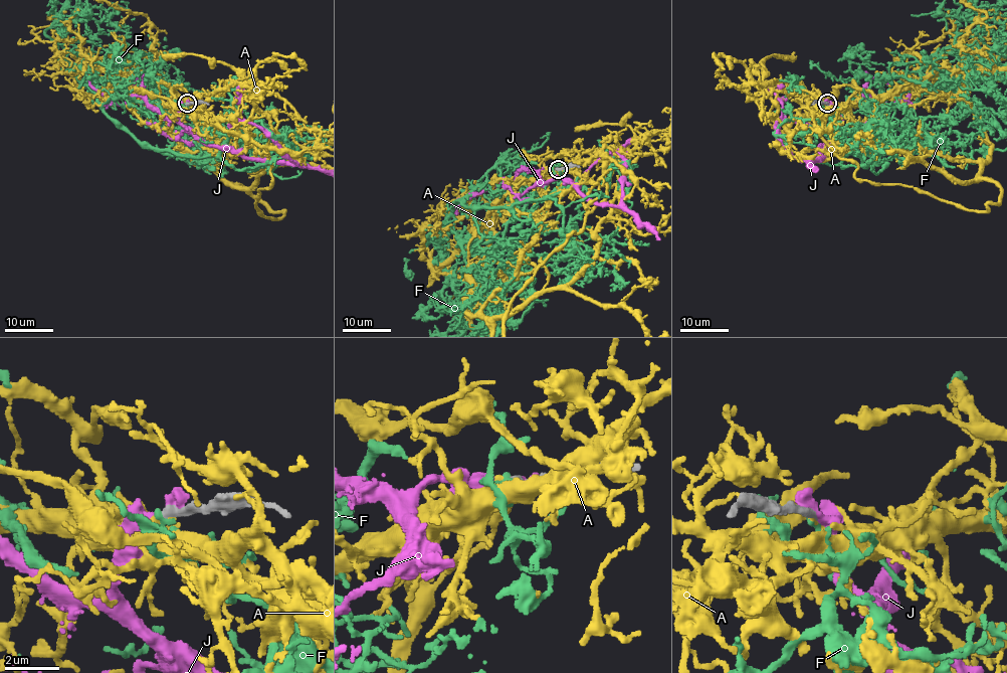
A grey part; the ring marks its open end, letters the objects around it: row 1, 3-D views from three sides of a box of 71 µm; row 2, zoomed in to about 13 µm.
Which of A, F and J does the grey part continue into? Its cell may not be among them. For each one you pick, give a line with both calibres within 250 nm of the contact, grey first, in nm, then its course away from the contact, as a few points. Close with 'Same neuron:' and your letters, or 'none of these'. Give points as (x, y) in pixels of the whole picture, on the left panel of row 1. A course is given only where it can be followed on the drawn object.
J: calibres 420 and 500 nm; course (187, 104), (180, 108), (178, 121), (198, 138), (247, 158), (298, 165), (241, 117), (241, 88)
Same neuron: J

